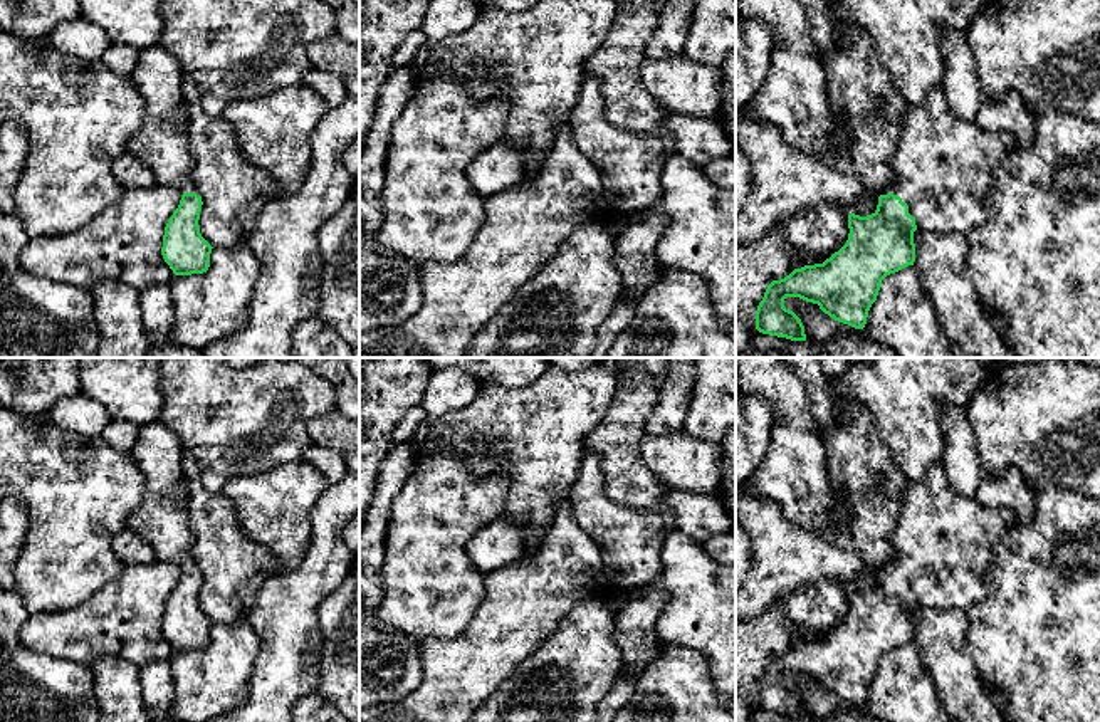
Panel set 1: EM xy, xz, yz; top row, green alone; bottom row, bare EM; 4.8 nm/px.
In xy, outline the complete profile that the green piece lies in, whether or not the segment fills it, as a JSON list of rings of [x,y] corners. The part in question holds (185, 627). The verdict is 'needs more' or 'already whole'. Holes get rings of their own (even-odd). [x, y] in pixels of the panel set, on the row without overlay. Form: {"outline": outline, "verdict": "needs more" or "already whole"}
{"outline": [[[156,420],[139,428],[129,455],[144,475],[144,492],[128,515],[126,527],[153,547],[156,561],[181,569],[165,603],[161,631],[175,651],[203,650],[210,643],[213,623],[200,610],[203,578],[191,554],[195,536],[188,502],[175,494],[185,477],[181,440]]], "verdict": "needs more"}

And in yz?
{"outline": [[[942,463],[929,465],[920,480],[907,480],[902,495],[902,507],[895,519],[890,536],[893,556],[882,566],[877,586],[872,591],[848,591],[848,616],[823,640],[794,645],[789,651],[773,657],[756,687],[756,705],[762,710],[786,714],[791,717],[806,717],[801,695],[784,683],[786,673],[799,673],[806,678],[818,680],[820,685],[838,698],[855,705],[863,705],[868,687],[877,677],[882,657],[915,638],[914,608],[949,610],[959,608],[967,611],[977,601],[984,599],[991,588],[986,581],[989,561],[994,546],[1001,537],[1016,527],[1016,515],[1008,509],[987,509],[976,497],[957,494],[945,477]]], "verdict": "needs more"}

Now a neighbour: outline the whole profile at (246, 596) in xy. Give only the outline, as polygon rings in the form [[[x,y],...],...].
[[[259,573],[254,578],[247,579],[245,584],[238,589],[237,601],[244,615],[249,615],[249,611],[252,610],[259,588],[267,578],[267,573]]]

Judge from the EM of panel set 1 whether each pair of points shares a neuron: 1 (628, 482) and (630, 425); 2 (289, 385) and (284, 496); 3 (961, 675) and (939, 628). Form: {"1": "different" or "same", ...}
{"1": "same", "2": "different", "3": "same"}

